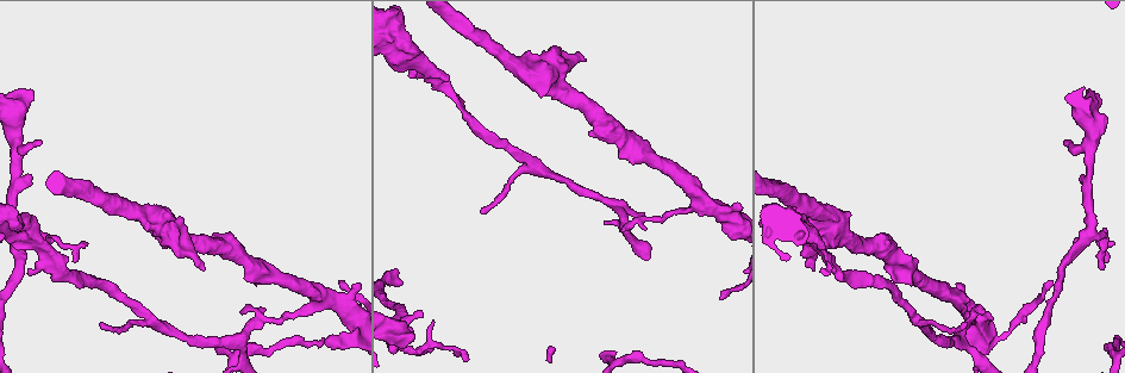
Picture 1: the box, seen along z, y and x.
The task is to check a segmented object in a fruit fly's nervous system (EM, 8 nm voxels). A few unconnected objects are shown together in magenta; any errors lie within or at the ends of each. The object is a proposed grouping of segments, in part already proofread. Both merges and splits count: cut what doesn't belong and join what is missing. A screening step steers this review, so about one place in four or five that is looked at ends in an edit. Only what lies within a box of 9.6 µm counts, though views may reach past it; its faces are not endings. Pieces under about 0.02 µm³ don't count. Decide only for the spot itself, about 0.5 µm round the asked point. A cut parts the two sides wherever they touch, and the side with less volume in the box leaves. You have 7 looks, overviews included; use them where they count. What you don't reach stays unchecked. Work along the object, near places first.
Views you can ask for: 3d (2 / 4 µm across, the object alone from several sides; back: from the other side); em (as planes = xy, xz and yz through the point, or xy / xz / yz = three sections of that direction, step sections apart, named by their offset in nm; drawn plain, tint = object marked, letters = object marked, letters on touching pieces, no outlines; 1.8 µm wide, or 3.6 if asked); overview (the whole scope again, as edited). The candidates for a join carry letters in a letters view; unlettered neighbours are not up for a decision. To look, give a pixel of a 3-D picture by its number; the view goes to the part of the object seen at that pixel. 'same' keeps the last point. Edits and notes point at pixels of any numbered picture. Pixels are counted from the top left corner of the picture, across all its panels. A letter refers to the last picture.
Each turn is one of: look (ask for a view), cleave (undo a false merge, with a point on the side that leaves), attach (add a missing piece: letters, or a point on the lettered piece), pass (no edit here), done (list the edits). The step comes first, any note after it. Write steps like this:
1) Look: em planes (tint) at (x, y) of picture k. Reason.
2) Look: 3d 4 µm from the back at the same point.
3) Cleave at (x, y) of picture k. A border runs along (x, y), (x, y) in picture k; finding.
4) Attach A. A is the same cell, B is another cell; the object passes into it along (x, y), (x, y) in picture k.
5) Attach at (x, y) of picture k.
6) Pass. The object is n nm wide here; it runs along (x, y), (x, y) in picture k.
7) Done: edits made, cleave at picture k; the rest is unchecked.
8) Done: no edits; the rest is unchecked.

Look: em xz step 4 (tint) at (271, 322) of picture 1. Narrows sharply.

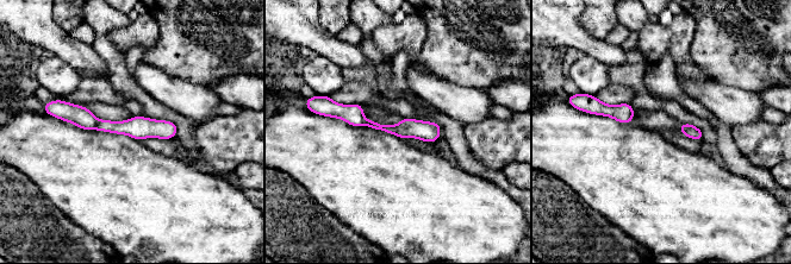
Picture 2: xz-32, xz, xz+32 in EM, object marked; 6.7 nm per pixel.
Look: em planes (tint) at the same point. Another direction.

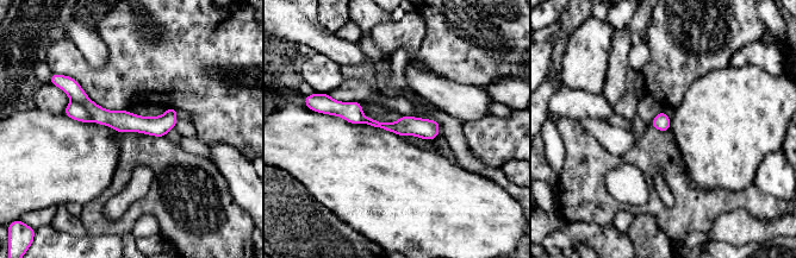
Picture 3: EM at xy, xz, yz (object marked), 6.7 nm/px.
Look: em planes (letters) at the same point.

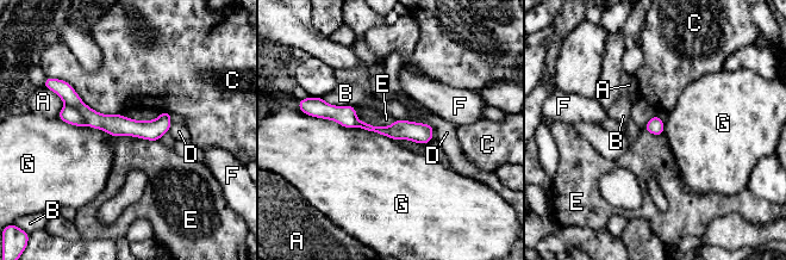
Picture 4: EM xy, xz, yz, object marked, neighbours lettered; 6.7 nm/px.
Cleave at (70, 115) of picture 4. A, B, C, D, E, F and G are other cells; a border runs along (66, 104), (73, 105), (86, 124) in picture 4; a second neuron is stuck on.

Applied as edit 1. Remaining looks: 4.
Look: overview. See it whole again.

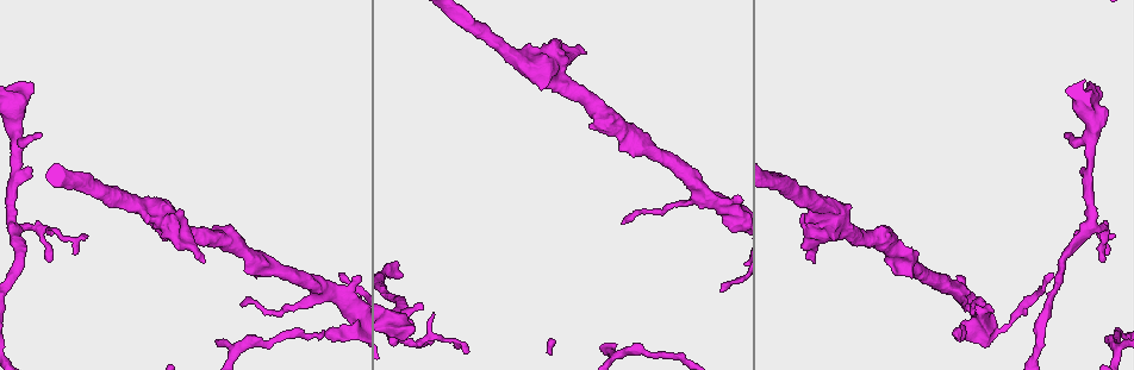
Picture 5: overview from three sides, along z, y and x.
Look: em planes (plain) at (1114, 235) of picture 5. Free end.

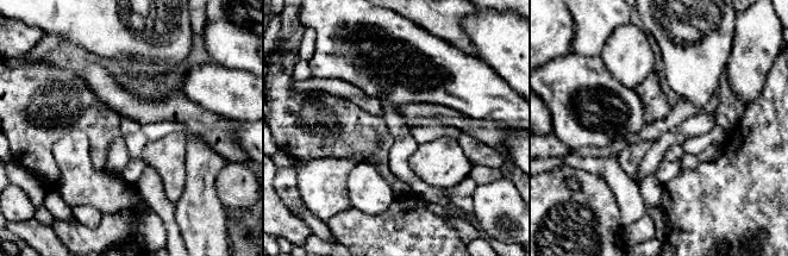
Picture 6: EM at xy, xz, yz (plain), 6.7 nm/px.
Look: em planes (letters) at the same point. What lies round it.

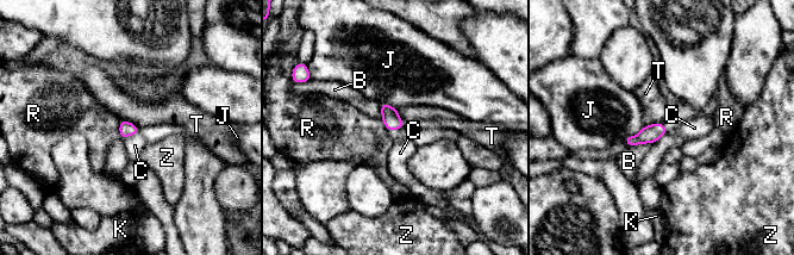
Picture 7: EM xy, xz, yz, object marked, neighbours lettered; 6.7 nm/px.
Pass. B, C, J, K, R, T and Z are other cells; no lettered piece goes on from it.

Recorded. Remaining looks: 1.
Done: edits made, cleave at picture 4; the rest is unchecked.

